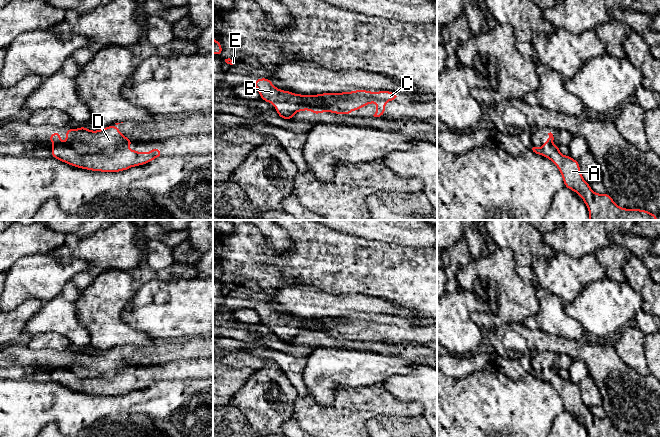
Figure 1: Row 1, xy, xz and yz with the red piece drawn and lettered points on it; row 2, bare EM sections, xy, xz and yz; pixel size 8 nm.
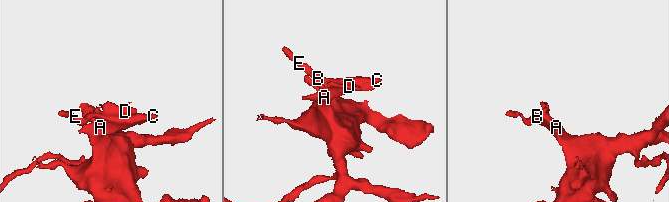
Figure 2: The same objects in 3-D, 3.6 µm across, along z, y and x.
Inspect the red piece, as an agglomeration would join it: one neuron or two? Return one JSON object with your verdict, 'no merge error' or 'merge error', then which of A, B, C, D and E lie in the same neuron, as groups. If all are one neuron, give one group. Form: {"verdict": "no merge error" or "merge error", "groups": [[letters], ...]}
{"verdict": "no merge error", "groups": [["A", "B", "C", "D", "E"]]}

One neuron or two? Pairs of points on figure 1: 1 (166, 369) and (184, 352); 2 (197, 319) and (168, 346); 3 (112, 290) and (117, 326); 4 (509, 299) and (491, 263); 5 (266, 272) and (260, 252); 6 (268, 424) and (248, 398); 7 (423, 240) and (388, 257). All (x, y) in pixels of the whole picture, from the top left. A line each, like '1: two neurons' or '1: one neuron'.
1: two neurons
2: two neurons
3: one neuron
4: one neuron
5: one neuron
6: one neuron
7: two neurons

